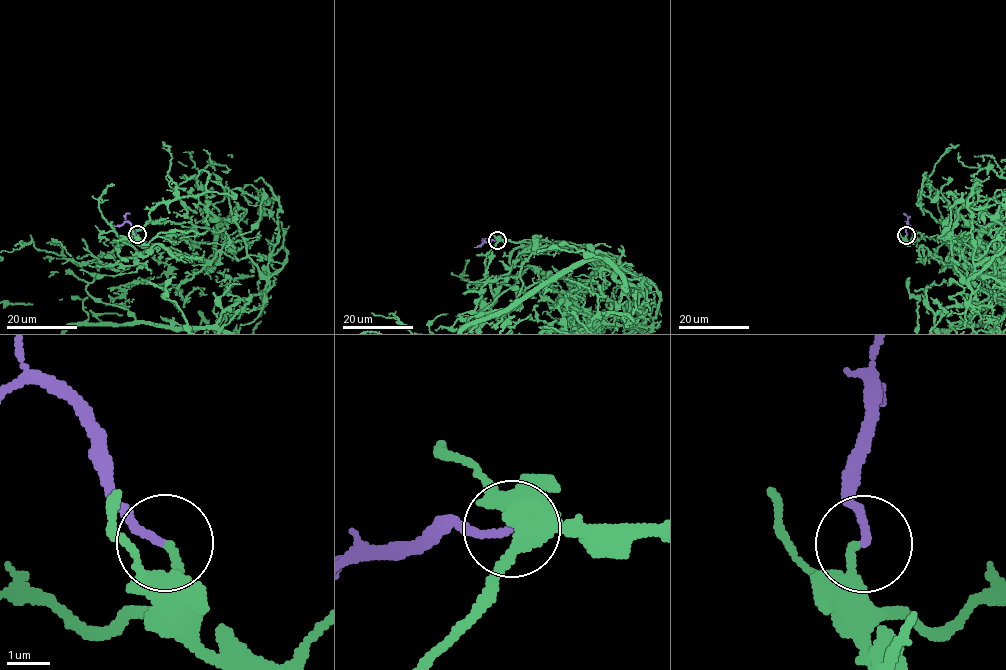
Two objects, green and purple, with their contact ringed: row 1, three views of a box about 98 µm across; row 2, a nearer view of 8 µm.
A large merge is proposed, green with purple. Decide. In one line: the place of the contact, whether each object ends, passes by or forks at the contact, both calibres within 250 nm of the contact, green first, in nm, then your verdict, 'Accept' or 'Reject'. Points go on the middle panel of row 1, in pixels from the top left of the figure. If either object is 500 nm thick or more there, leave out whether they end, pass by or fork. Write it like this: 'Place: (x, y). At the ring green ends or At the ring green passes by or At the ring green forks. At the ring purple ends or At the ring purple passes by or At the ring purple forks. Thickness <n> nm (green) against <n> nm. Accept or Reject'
Place: (497, 240). At the ring green ends. At the ring purple ends. Thickness 220 nm (green) against 170 nm. Accept

